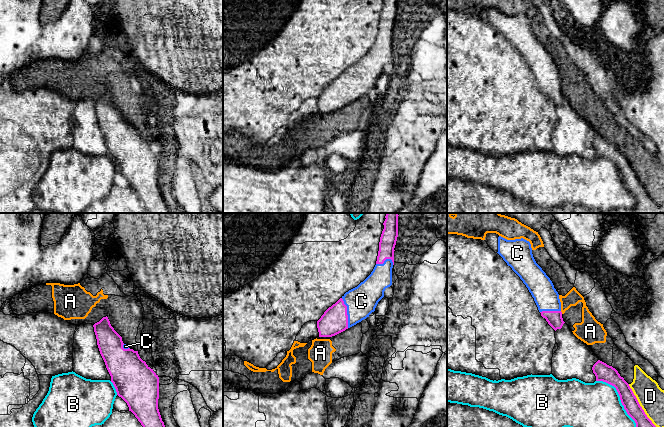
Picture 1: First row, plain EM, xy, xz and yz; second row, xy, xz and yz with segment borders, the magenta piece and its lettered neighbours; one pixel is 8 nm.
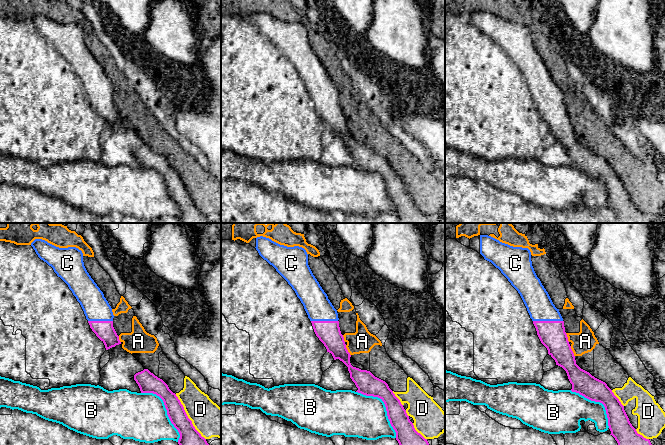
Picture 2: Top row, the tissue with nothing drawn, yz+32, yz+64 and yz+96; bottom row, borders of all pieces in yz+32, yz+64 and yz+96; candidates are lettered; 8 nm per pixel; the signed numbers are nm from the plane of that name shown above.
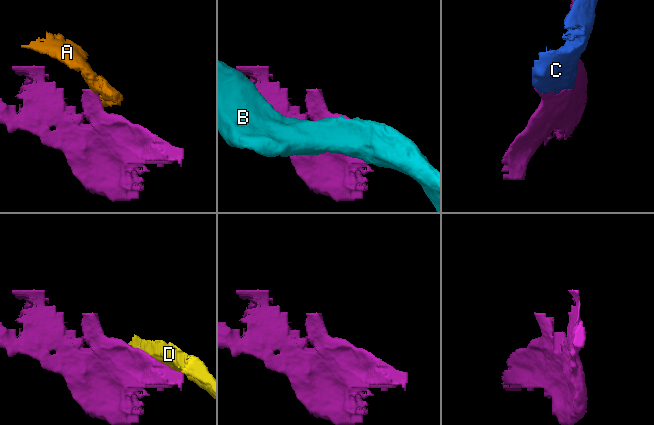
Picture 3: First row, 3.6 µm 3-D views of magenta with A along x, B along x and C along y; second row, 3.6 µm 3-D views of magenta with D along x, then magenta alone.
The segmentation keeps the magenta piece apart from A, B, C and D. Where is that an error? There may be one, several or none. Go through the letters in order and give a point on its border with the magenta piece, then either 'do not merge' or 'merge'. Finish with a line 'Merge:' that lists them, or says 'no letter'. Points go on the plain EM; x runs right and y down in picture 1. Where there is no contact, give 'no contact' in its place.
A: yz (561, 88) | do not merge
B: yz (621, 178) | do not merge
C: xz (346, 89) | merge
D: yz (641, 183) | do not merge
Merge: C

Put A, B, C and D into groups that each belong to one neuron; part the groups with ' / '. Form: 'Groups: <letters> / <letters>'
Groups: A D / B / C

